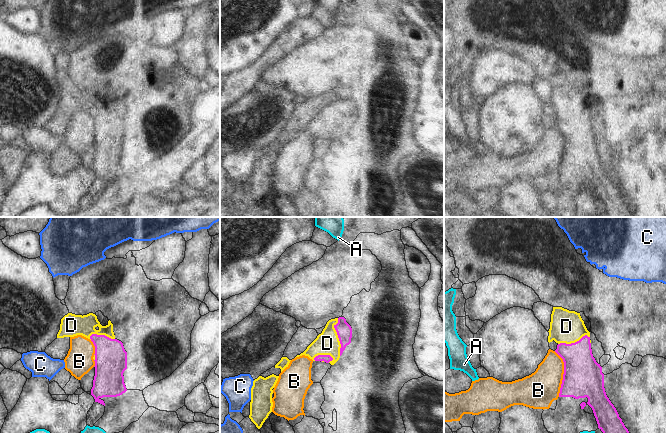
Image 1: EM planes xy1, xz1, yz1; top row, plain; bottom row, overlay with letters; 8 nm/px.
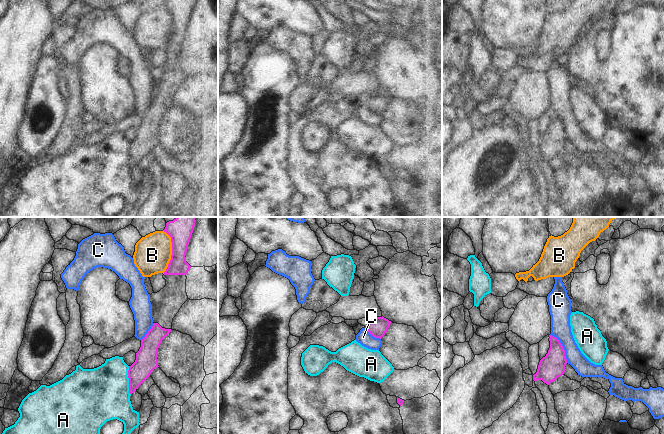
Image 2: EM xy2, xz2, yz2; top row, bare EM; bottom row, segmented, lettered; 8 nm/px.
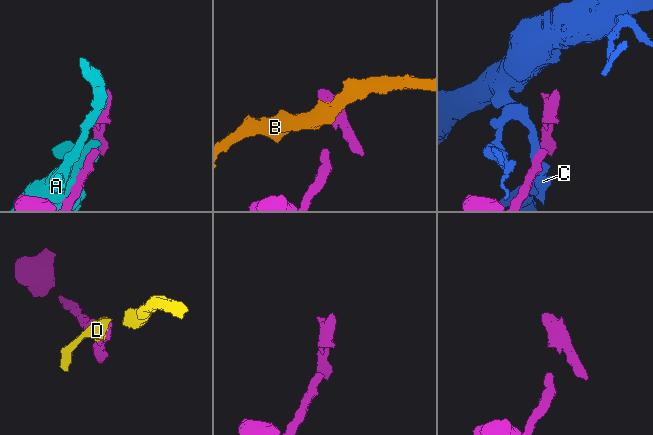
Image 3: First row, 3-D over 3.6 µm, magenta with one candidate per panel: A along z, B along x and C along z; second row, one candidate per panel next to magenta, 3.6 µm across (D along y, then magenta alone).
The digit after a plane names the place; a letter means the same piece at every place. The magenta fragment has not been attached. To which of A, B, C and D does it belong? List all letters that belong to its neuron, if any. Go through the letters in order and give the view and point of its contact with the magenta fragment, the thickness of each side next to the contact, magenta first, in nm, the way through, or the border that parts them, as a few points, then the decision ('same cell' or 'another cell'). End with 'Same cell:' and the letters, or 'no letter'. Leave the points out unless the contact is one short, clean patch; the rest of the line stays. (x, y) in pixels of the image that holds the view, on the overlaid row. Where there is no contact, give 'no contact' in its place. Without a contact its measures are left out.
A: xy2 (129, 380) | 180/440 nm | another cell
B: yz1 (563, 374) | 320/280 nm | another cell
C: yz2 (562, 347) | 200/160 nm | along yz2 (550, 334), (561, 344), (567, 362) | another cell
D: xz1 (338, 337) | 130/190 nm | same cell
Same cell: D

